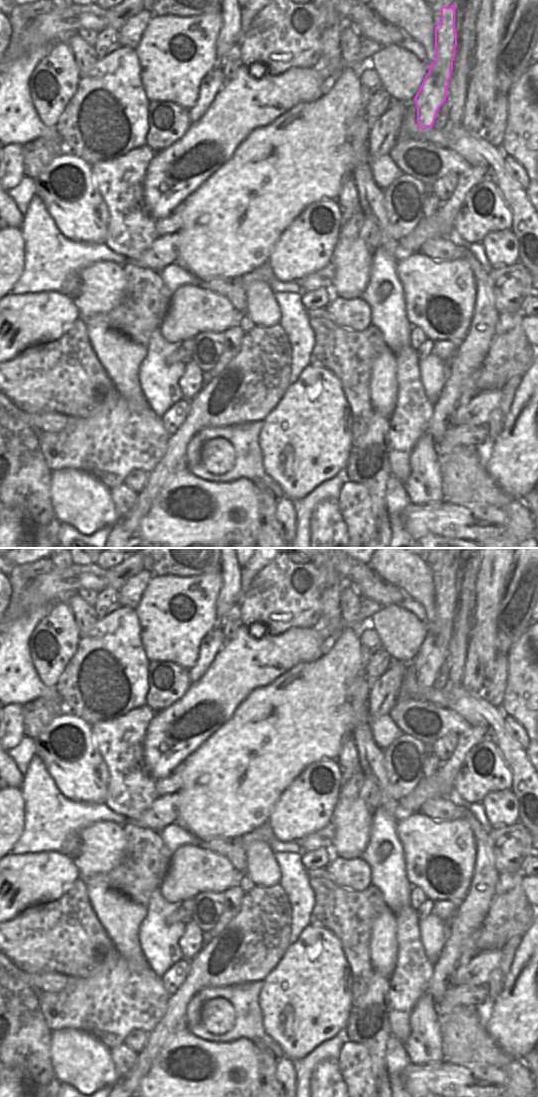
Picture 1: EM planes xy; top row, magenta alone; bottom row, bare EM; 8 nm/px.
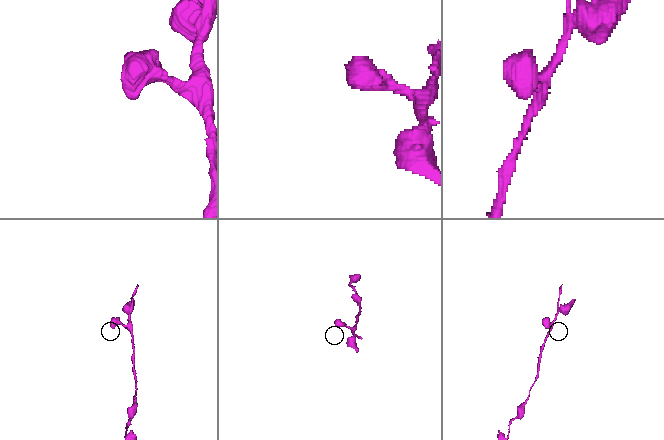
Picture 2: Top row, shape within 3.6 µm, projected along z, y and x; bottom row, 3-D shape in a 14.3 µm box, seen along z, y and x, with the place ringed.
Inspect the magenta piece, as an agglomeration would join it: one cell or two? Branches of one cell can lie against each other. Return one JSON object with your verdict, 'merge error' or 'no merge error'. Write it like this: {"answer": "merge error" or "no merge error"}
{"answer": "no merge error"}

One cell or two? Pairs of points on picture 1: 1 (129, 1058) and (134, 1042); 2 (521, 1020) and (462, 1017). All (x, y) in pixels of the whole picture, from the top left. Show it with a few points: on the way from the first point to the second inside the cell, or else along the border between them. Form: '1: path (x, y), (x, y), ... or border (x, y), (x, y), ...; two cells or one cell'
1: border (124, 1043), (137, 1055); two cells
2: border (481, 1018), (484, 1029), (492, 1039); two cells

